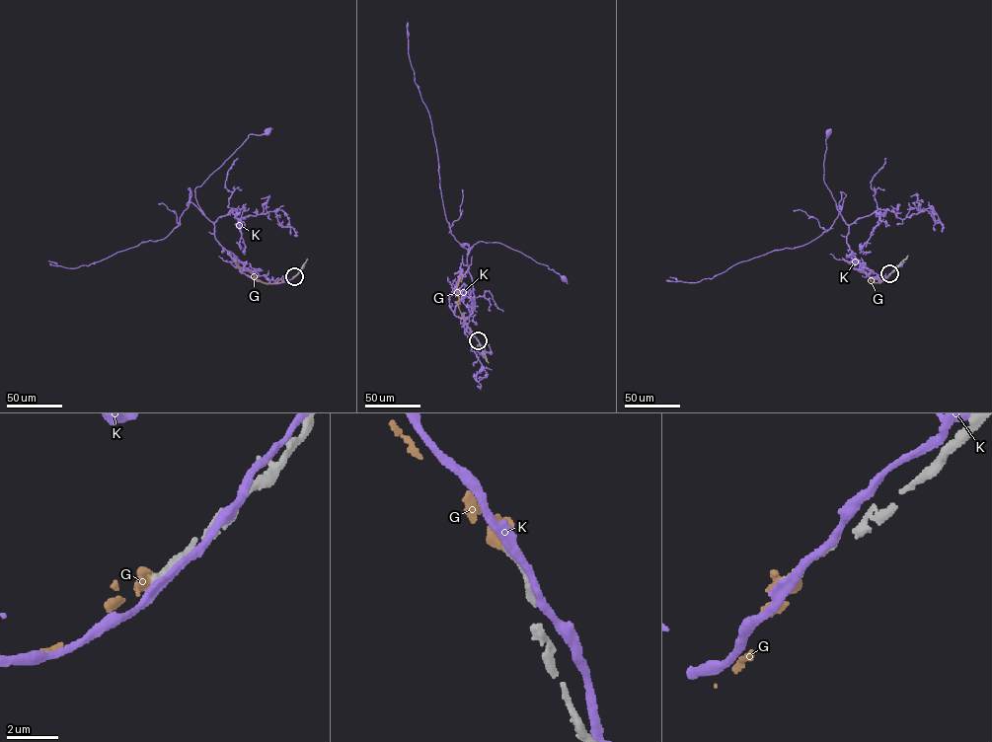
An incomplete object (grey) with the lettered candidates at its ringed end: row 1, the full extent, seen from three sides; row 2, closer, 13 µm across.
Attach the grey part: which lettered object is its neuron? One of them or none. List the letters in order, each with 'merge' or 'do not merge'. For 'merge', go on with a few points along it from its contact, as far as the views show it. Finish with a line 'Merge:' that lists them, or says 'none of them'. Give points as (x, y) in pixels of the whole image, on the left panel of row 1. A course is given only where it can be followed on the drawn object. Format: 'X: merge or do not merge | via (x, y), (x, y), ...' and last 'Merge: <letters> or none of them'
G: merge | via (294, 276), (285, 281), (266, 283), (241, 269), (235, 260)
K: do not merge
Merge: G

